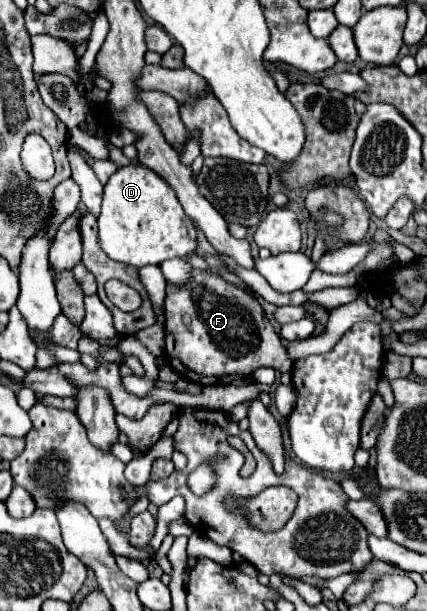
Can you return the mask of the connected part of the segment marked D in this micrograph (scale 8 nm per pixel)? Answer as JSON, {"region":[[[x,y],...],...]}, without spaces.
{"region":[[[142,165],[118,169],[104,185],[102,211],[98,215],[100,247],[118,263],[132,267],[160,265],[166,259],[196,251],[196,231],[174,191],[154,171]]]}

